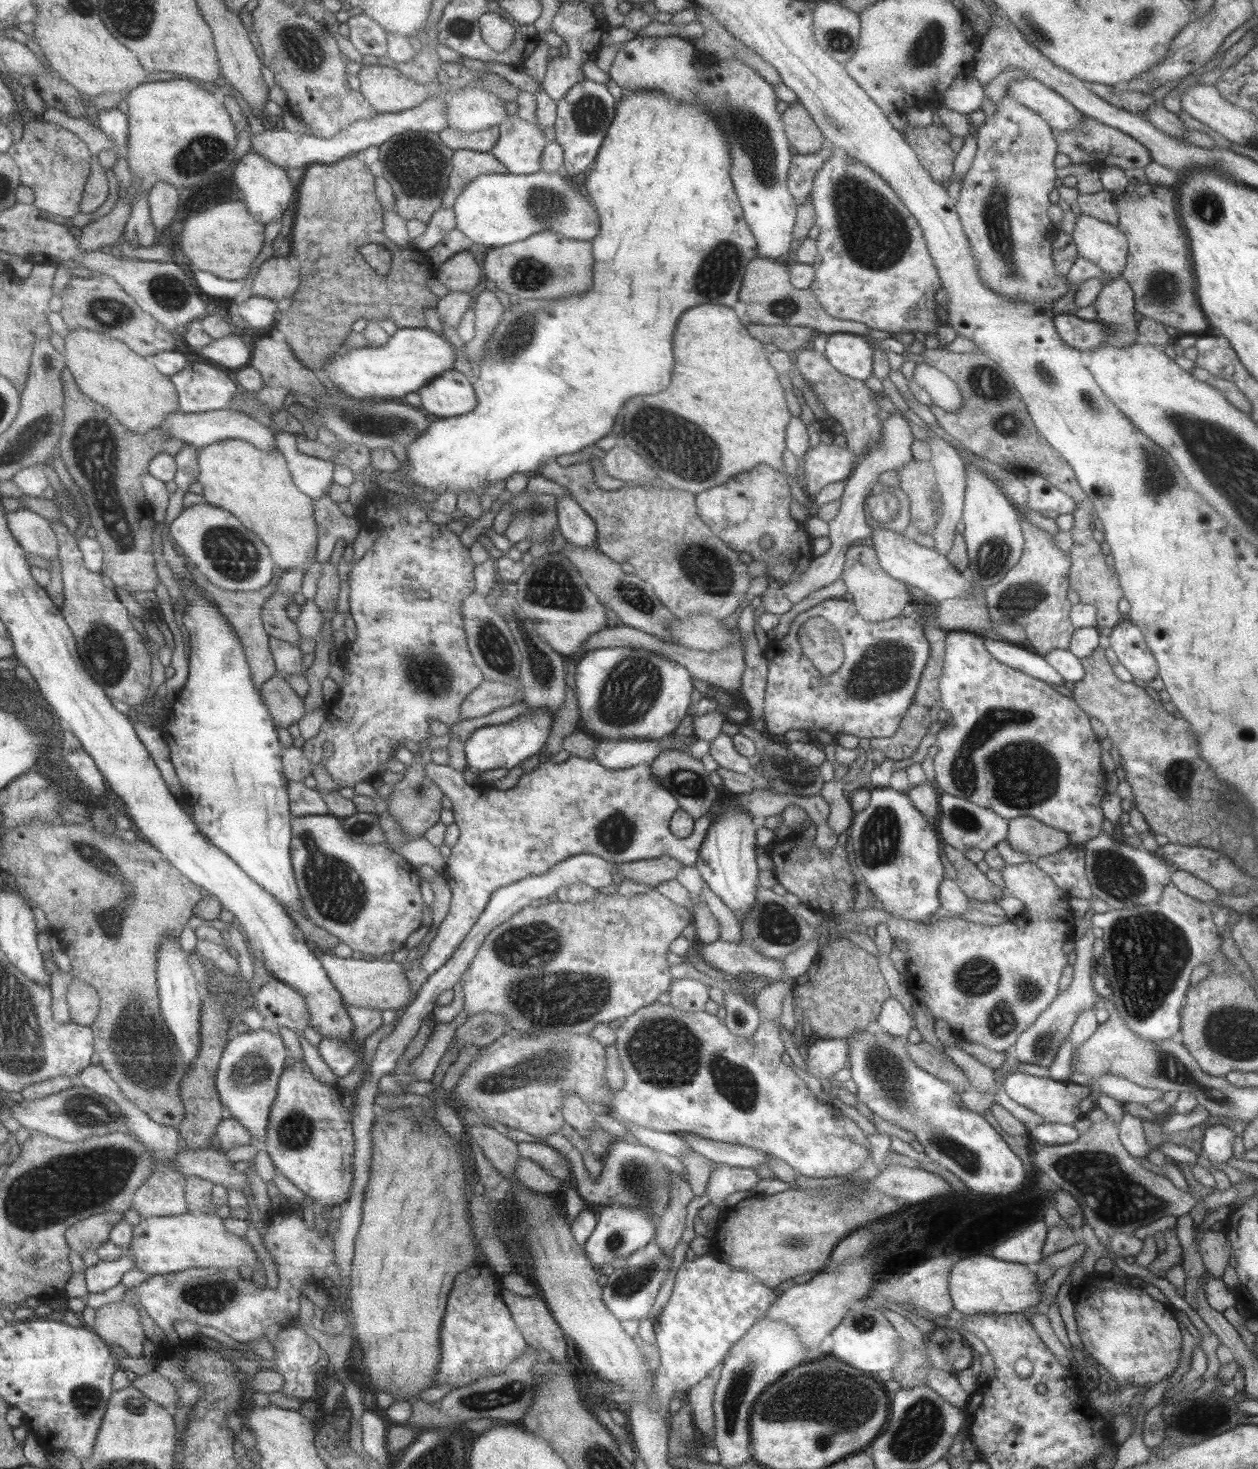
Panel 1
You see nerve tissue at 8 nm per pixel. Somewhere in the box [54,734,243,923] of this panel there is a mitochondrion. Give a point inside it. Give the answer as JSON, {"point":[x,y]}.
{"point":[87,852]}

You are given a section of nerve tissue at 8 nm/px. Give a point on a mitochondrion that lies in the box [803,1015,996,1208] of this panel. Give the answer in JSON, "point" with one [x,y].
{"point":[885,1069]}

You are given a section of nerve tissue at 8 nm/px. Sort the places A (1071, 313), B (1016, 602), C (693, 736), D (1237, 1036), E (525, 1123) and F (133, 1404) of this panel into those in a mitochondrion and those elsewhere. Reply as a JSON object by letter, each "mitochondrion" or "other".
{"A":"other","B":"mitochondrion","C":"other","D":"mitochondrion","E":"other","F":"mitochondrion"}

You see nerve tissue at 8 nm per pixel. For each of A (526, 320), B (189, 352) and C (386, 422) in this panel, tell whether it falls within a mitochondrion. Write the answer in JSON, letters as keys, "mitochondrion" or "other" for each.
{"A":"mitochondrion","B":"other","C":"mitochondrion"}

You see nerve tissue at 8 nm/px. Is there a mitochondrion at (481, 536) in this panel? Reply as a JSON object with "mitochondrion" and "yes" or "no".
{"mitochondrion":"no"}

